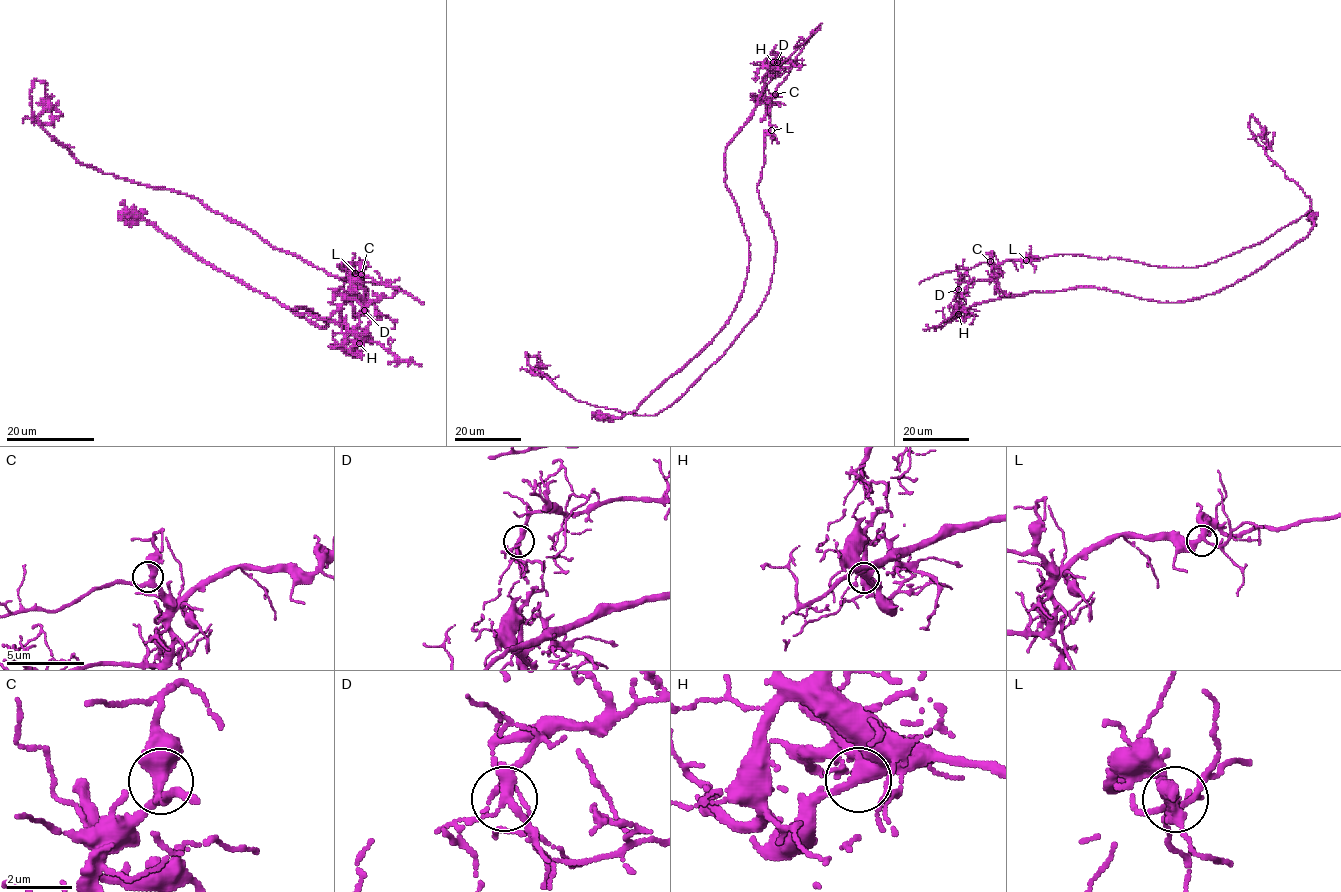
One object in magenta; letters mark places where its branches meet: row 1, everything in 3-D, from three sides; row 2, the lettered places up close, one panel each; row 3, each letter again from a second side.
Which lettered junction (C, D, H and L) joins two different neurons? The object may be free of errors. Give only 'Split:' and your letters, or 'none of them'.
Split: D

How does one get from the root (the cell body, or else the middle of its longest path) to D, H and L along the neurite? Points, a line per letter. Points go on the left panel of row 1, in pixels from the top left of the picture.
D: (340, 265), (346, 265), (346, 270), (354, 271), (351, 273), (352, 285), (346, 298), (369, 302), (364, 310)
H: (340, 265), (354, 273), (339, 323), (359, 343)
L: (340, 265), (346, 265), (346, 270), (355, 273)

